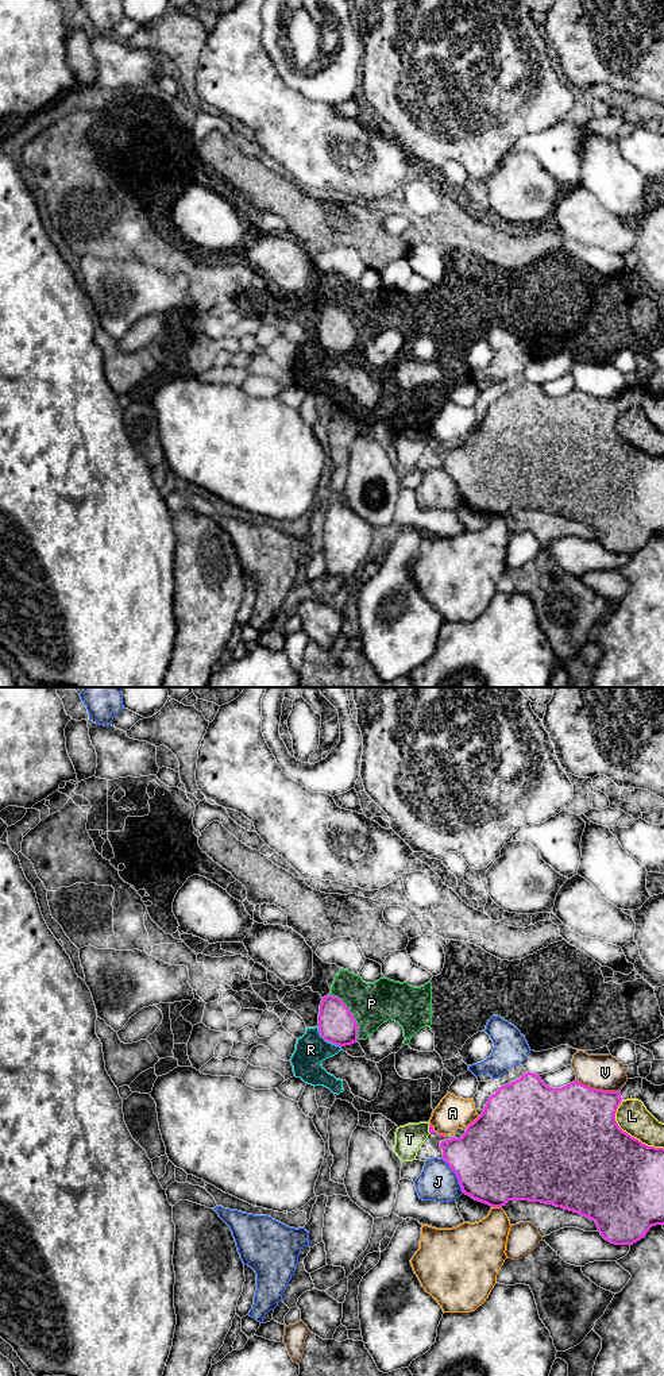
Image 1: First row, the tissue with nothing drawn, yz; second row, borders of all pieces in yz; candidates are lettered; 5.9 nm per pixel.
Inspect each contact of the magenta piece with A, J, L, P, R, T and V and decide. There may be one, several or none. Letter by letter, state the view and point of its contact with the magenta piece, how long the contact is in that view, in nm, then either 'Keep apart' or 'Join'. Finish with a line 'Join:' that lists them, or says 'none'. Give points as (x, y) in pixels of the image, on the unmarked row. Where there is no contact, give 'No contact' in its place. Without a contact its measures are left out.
A: Touches magenta at yz (474, 430). Shared border 110 nm. Keep apart
J: Touches magenta at yz (456, 484). Shared border 260 nm. Keep apart
L: Touches magenta at yz (629, 443). Shared border 380 nm. Keep apart
P: Touches magenta at yz (351, 323). Shared border 320 nm. Keep apart
R: Touches magenta at yz (327, 349). Shared border 190 nm. Keep apart
T: Touches magenta at yz (429, 438). Shared border 60 nm. Keep apart
V: Touches magenta at yz (595, 397). Shared border 260 nm. Keep apart
Join: none

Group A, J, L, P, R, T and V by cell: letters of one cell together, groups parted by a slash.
A / J / L / P R / T / V

